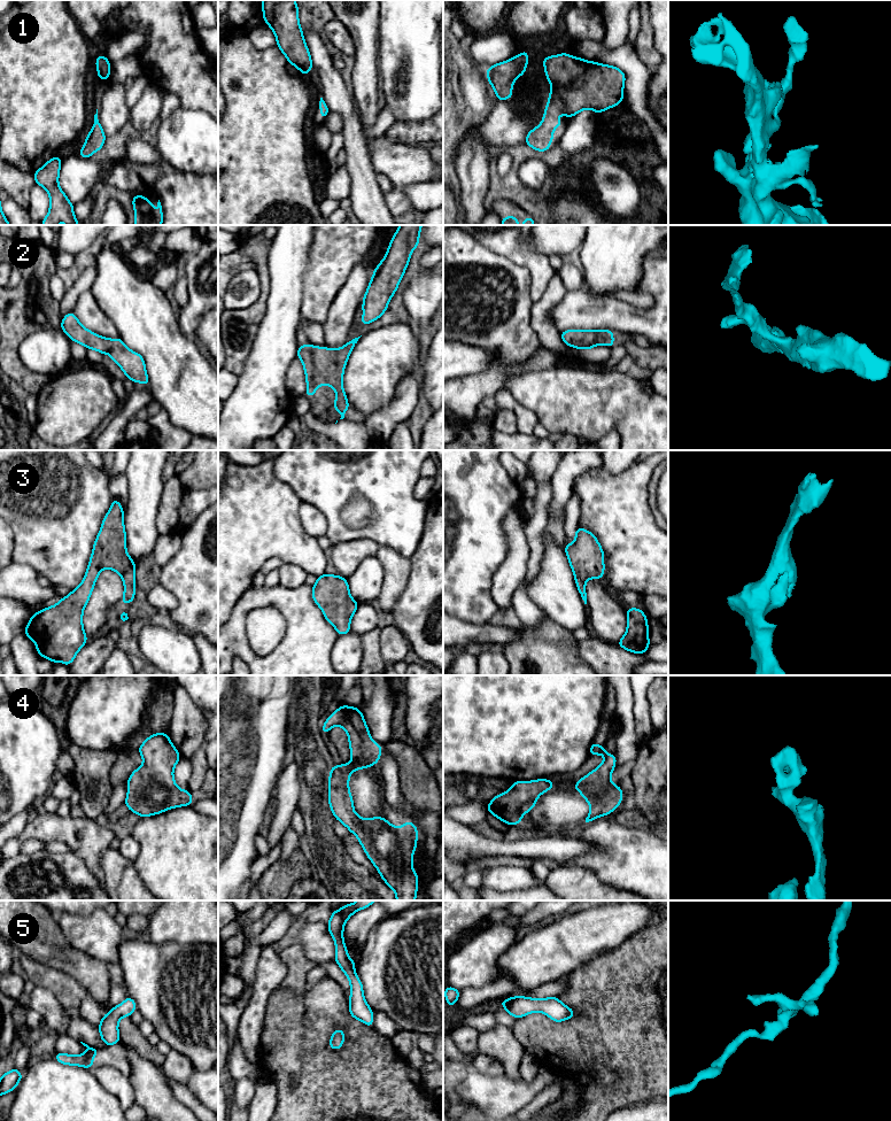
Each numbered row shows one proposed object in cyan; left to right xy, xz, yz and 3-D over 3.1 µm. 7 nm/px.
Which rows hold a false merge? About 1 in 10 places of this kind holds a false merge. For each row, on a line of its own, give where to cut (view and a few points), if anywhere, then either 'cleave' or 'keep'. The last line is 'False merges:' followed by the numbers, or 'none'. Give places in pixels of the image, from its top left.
1: no cut; keep
2: no cut; keep
3: no cut; keep
4: no cut; keep
5: no cut; keep
False merges: none

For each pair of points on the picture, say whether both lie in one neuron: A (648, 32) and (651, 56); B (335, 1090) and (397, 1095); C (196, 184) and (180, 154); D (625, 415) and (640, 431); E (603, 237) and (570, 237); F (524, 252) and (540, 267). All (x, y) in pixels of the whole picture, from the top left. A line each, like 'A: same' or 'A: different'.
A: same
B: same
C: different
D: same
E: different
F: same

